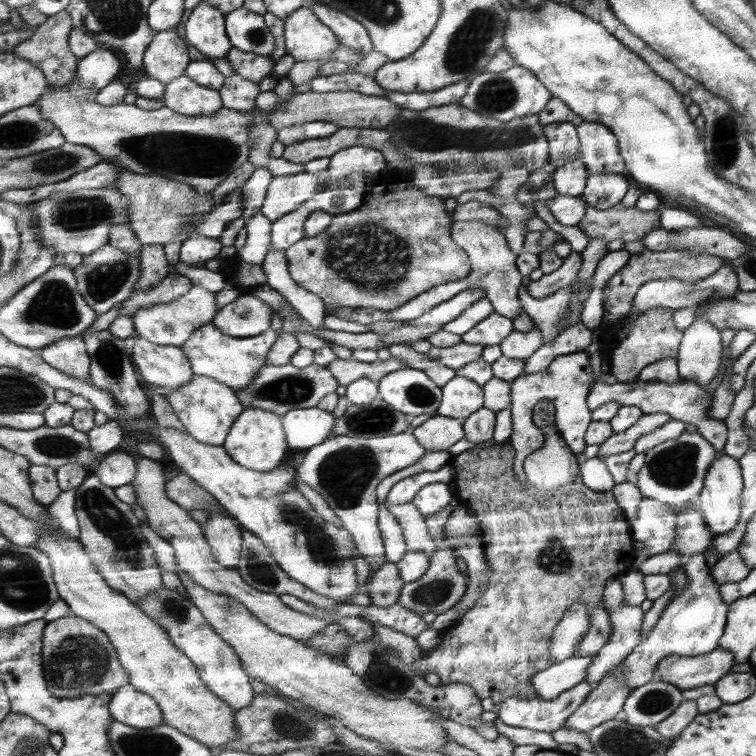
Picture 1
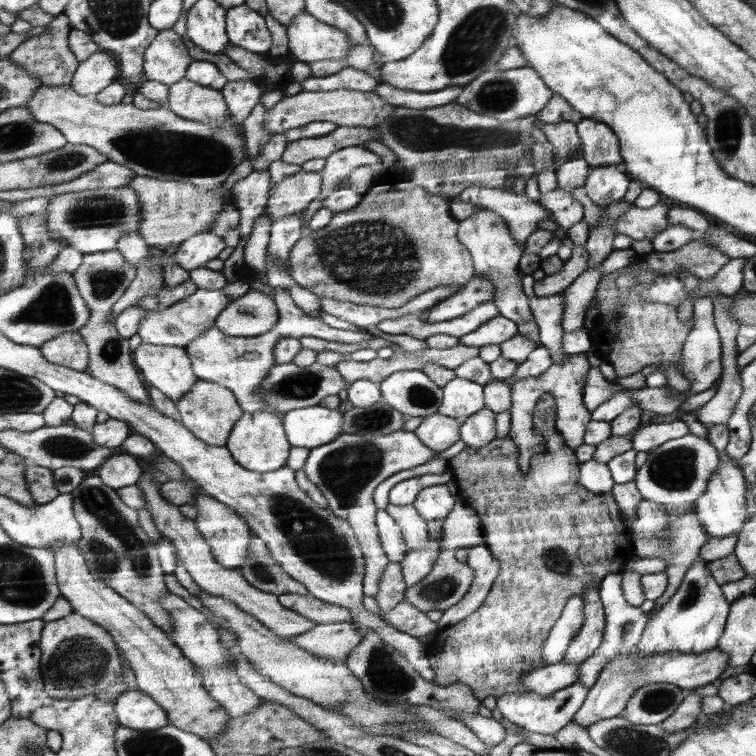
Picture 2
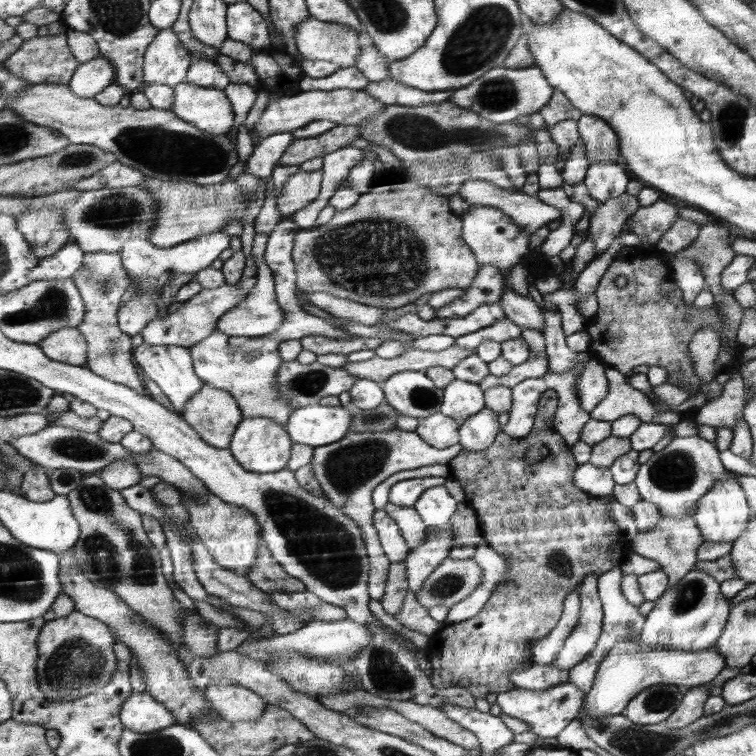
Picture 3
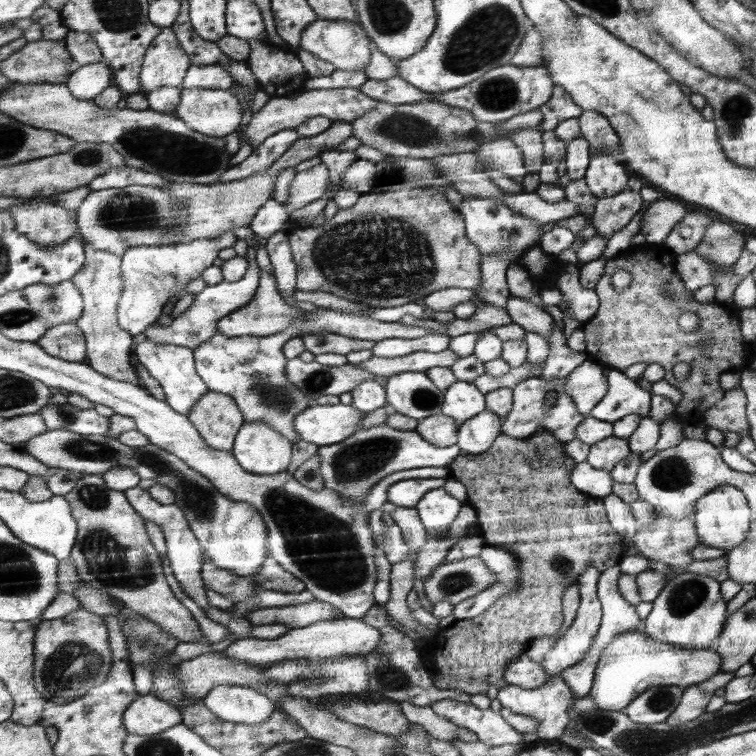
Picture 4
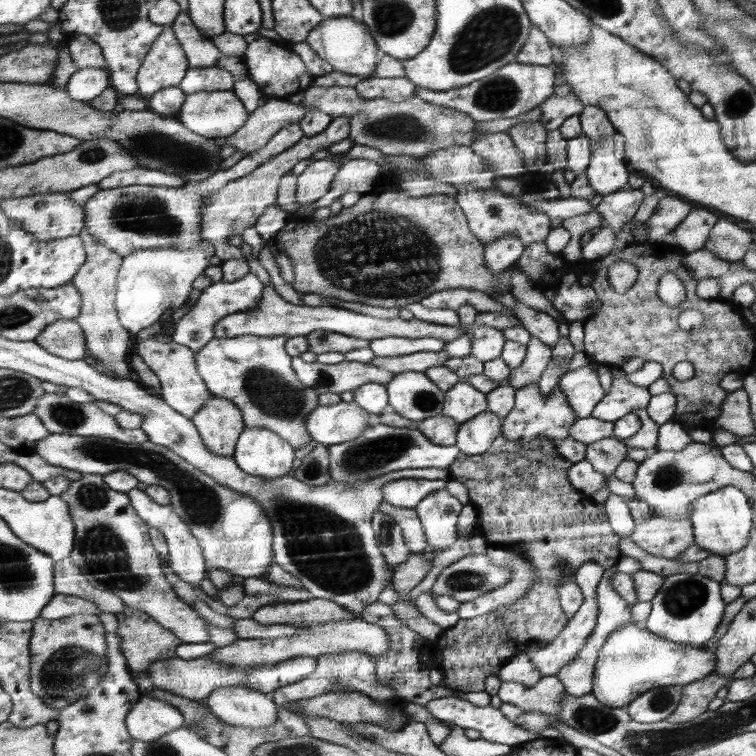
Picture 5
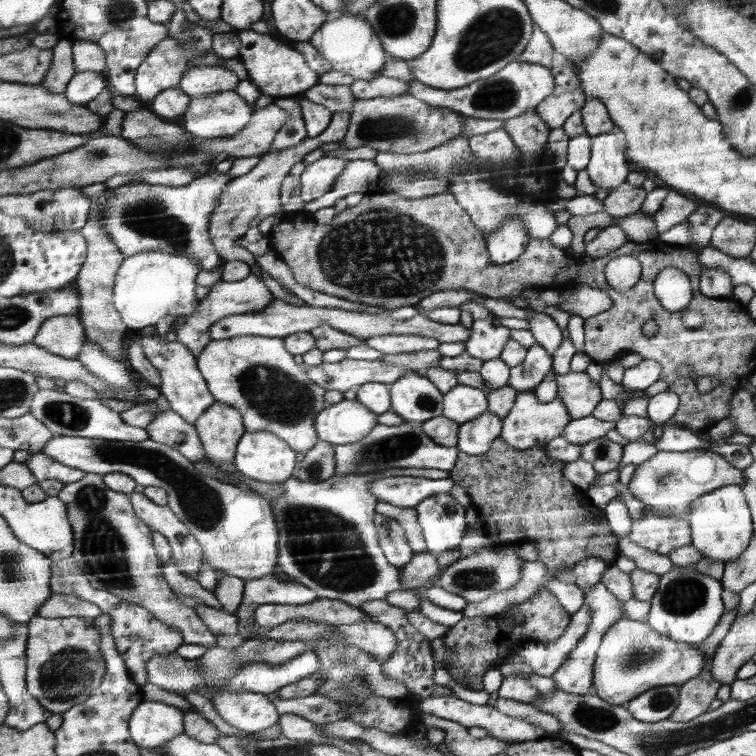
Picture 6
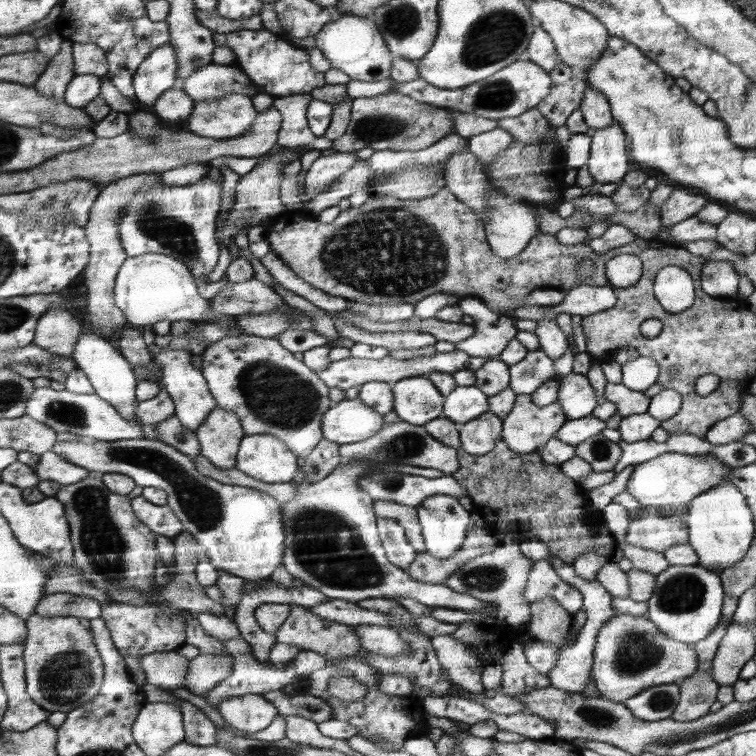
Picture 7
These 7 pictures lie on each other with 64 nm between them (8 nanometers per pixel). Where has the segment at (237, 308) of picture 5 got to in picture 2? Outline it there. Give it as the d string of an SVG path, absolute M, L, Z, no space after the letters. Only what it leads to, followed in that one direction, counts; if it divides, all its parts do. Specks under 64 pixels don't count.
M224 288L218 290L202 289L196 294L188 296L186 300L166 308L166 310L152 310L148 318L142 322L139 334L143 342L157 345L182 346L192 344L202 336L202 332L215 326L216 317L230 304Z

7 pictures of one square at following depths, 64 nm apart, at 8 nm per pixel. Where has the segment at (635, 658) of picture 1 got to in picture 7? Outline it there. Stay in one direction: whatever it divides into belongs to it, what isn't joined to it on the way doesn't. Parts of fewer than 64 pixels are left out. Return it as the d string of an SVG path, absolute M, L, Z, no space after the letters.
M700 564L670 565L654 576L646 616L670 639L693 646L707 639L722 622L726 600L724 590L721 577Z

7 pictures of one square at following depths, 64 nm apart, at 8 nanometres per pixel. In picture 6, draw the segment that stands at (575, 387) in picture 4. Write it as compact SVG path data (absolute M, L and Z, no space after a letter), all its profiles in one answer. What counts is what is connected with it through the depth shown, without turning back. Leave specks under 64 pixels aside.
M583 372L568 374L556 373L558 395L562 398L565 408L572 420L578 420L592 415L592 412L603 399L599 384Z

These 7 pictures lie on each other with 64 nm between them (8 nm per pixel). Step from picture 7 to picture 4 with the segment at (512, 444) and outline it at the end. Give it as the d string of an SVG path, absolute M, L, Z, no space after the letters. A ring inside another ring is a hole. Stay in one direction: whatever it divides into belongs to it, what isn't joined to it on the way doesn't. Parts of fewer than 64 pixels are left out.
M540 376L524 378L513 388L513 406L510 412L504 417L501 434L514 437L515 439L526 439L534 434L543 434L548 430L548 434L556 436L558 440L565 443L576 438L576 427L580 426L584 416L575 408L570 396L565 392L567 378L558 378L552 382L546 382ZM556 392L556 401L546 406L546 394Z

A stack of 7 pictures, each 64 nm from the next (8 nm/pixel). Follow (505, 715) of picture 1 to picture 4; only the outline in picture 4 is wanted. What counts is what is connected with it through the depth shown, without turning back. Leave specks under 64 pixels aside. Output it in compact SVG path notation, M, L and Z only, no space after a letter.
M551 676L547 682L533 689L525 689L515 685L507 684L498 691L497 698L503 707L508 707L517 713L524 715L532 715L536 719L540 719L536 736L542 739L560 739L565 730L569 726L568 707L576 701L576 696L572 694L572 690L558 676Z

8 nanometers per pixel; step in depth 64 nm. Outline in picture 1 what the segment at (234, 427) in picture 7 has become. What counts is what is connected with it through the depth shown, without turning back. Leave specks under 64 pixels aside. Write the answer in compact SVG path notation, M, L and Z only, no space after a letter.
M196 374L193 382L190 382L188 386L184 386L184 388L180 388L180 390L168 390L168 388L162 388L158 384L151 383L147 384L147 386L150 395L160 393L166 396L170 403L173 404L182 422L186 424L186 428L188 428L190 433L206 444L224 444L234 420L246 409L241 404L241 400L233 388L218 382L218 380L214 380L214 378L208 378L208 376Z

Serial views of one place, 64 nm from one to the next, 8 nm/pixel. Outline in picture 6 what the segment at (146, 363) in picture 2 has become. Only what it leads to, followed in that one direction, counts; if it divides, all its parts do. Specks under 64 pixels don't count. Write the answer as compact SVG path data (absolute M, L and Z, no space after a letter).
M150 335L142 337L142 343L146 349L146 355L162 373L163 383L160 391L170 400L171 408L176 413L182 414L190 424L196 425L202 415L216 402L216 397L209 391L208 381L202 376L197 354L179 340L161 344L158 339Z

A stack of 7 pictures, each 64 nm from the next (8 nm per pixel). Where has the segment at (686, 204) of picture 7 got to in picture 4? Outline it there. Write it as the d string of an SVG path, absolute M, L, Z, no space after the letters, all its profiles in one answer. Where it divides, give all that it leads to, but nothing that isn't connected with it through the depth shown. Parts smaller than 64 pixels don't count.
M658 199L646 208L638 232L644 236L647 246L662 245L668 233L672 232L673 226L676 226L686 213L688 208L679 201Z

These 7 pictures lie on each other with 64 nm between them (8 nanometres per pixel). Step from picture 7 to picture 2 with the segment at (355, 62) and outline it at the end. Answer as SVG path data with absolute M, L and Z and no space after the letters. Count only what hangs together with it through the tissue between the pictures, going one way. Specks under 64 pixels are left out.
M306 9L288 26L289 55L305 63L317 60L342 60L354 45L348 33L314 18Z

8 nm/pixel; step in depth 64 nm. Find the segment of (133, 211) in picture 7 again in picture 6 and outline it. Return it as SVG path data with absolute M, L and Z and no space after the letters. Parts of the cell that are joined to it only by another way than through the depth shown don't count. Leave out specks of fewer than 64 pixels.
M262 155L240 157L232 162L228 175L216 171L204 175L187 186L167 186L164 184L138 183L119 188L115 198L106 209L104 223L126 257L146 252L161 251L177 256L186 256L197 261L202 271L212 271L218 266L221 256L210 240L210 214L218 208L225 188L234 178L250 173L257 167Z

